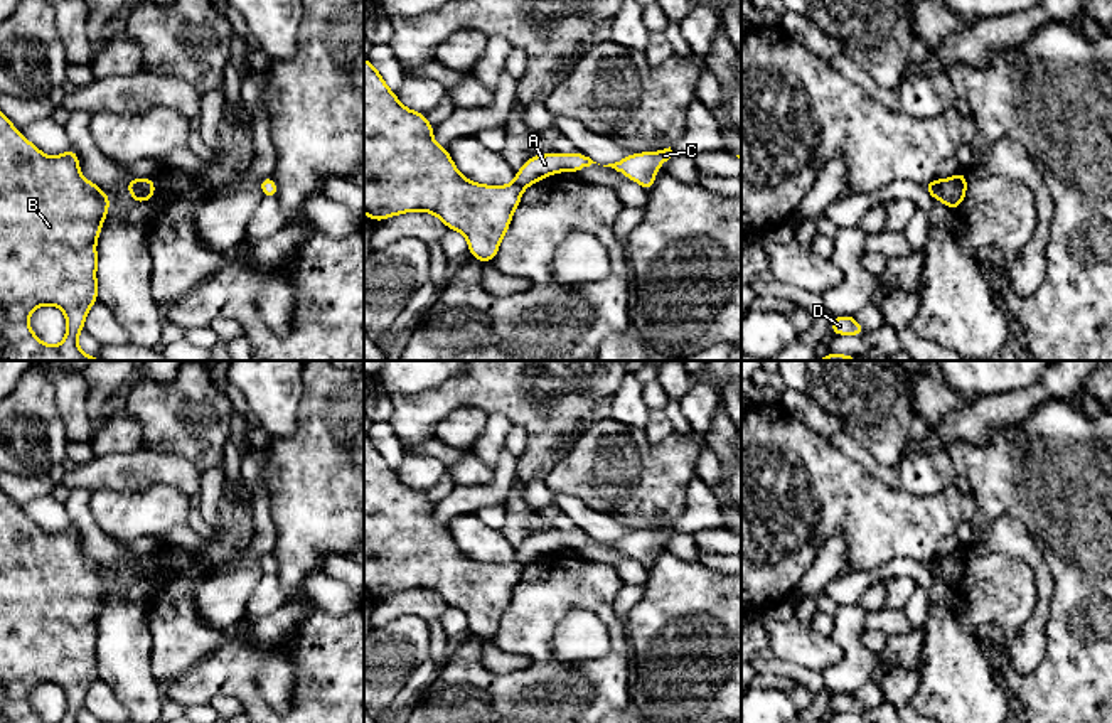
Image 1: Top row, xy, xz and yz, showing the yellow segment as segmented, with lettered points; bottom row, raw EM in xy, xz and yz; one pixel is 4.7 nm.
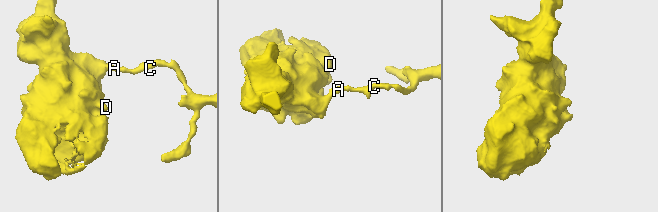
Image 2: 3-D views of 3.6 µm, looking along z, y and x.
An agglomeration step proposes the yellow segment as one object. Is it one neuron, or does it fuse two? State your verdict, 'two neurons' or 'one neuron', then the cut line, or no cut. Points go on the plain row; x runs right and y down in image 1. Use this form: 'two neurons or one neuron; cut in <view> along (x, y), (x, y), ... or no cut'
two neurons; cut in xy along (138, 558), (142, 577)

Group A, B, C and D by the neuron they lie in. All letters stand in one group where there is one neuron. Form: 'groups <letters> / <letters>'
groups A C / B D

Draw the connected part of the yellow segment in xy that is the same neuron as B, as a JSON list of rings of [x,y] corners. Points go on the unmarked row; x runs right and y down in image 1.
[[[0,489],[0,723],[45,723],[29,704],[29,693],[40,683],[54,683],[66,693],[67,708],[59,723],[78,723],[78,713],[84,708],[86,693],[98,679],[96,619],[108,590],[110,571],[103,570],[94,560],[86,558],[81,553],[78,529],[72,524],[69,524],[62,533],[47,534],[30,517],[22,514],[15,502]]]

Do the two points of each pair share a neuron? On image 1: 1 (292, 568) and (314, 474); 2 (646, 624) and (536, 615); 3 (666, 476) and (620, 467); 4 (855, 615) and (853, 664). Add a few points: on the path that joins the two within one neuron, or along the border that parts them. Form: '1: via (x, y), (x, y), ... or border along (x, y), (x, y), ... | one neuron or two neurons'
1: via (302, 545), (314, 521), (314, 498) | one neuron
2: border along (625, 624), (632, 663) | two neurons
3: via (654, 476), (632, 476) | one neuron
4: via (853, 627), (853, 653) | one neuron

